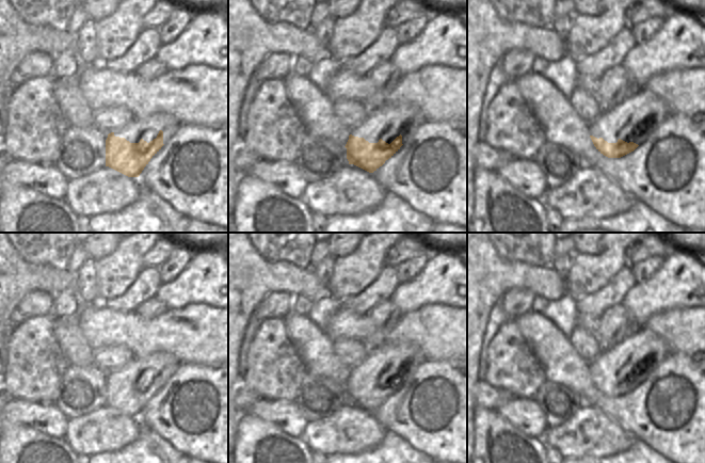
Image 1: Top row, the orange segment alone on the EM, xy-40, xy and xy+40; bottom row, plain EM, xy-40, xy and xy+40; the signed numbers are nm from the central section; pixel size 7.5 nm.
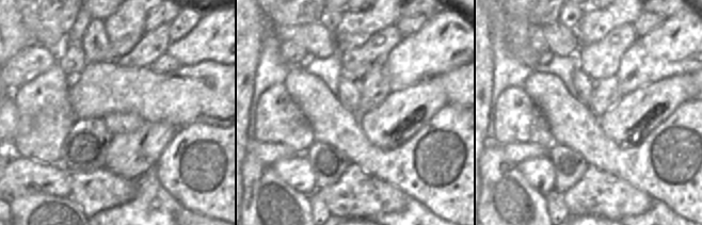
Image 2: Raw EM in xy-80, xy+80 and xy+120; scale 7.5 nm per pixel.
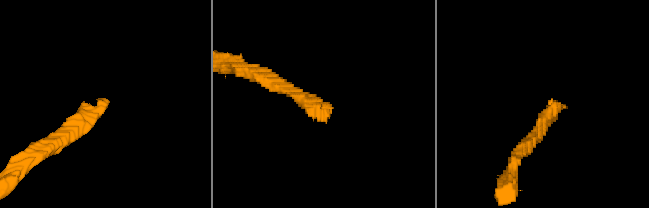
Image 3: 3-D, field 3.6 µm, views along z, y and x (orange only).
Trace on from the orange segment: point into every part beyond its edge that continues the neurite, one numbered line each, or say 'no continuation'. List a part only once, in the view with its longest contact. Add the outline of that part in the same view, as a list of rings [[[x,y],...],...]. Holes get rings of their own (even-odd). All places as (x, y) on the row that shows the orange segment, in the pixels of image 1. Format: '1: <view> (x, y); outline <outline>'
1: xy-40 (147, 128); outline [[[156,113],[141,119],[134,119],[122,130],[114,132],[115,137],[125,138],[130,143],[139,143],[141,139],[149,143],[157,138],[160,130],[163,131],[163,144],[165,144],[178,129],[180,123],[166,113]]]

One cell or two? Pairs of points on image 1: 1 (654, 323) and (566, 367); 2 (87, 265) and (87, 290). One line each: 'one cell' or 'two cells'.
1: two cells
2: one cell

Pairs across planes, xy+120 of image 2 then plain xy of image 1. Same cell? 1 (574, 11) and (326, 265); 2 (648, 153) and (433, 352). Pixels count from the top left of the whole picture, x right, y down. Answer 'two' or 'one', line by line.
1: one
2: two

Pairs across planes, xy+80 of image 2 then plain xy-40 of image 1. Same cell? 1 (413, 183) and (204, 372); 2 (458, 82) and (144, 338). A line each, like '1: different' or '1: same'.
1: same
2: same

